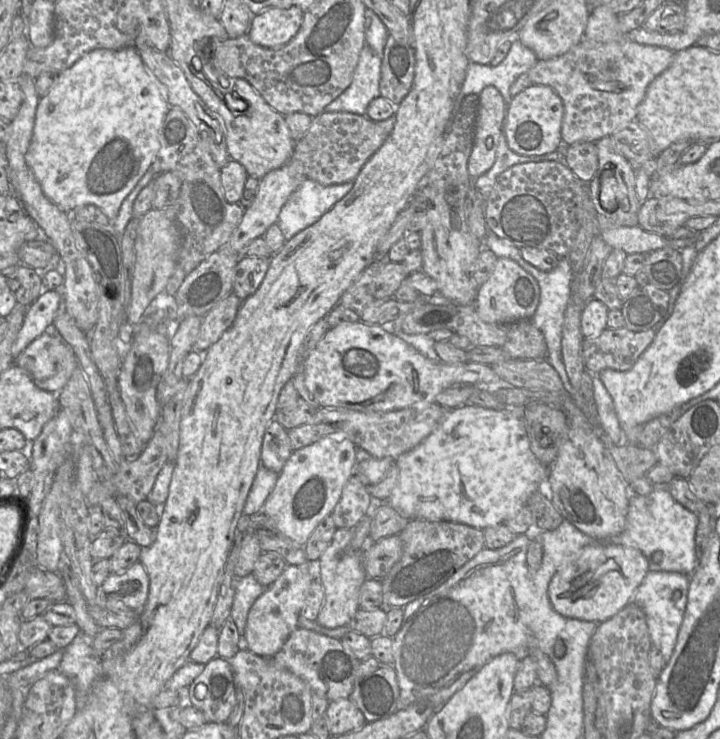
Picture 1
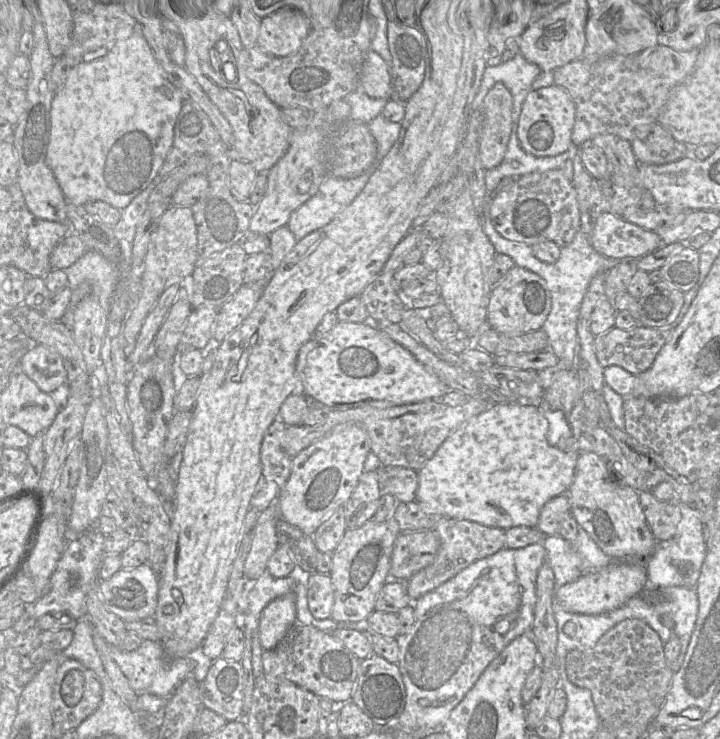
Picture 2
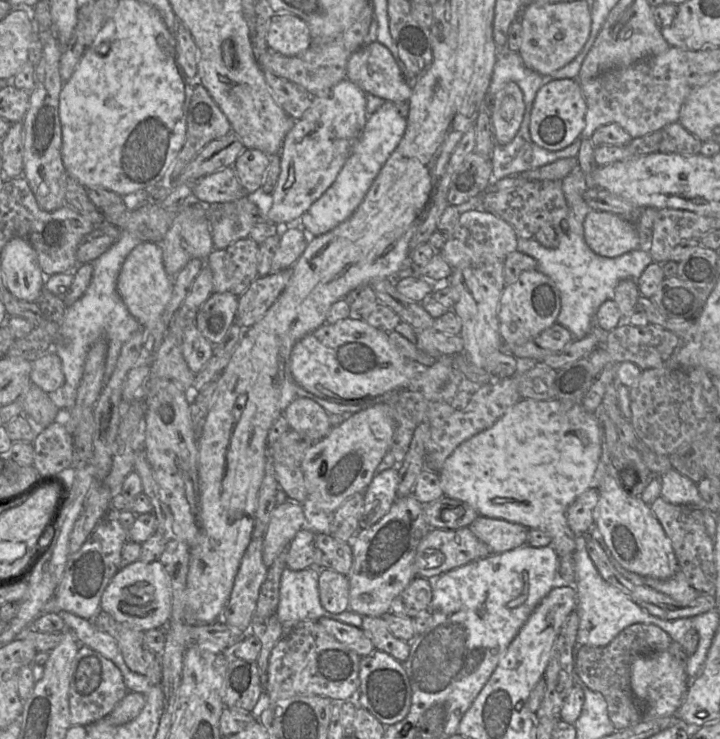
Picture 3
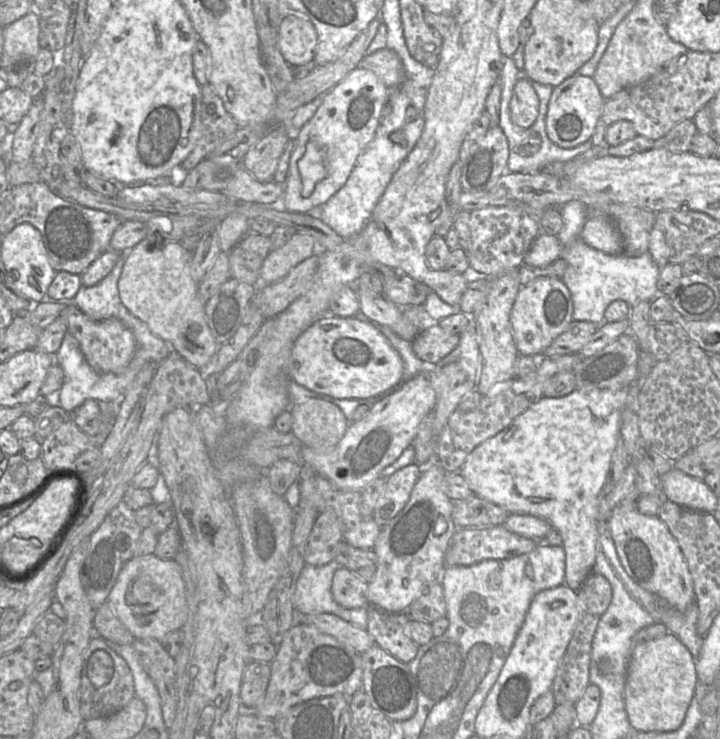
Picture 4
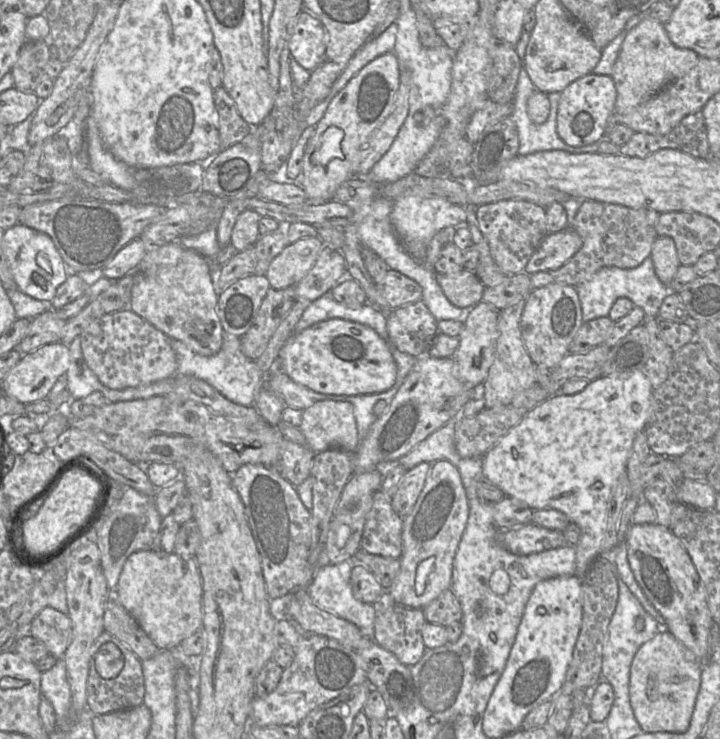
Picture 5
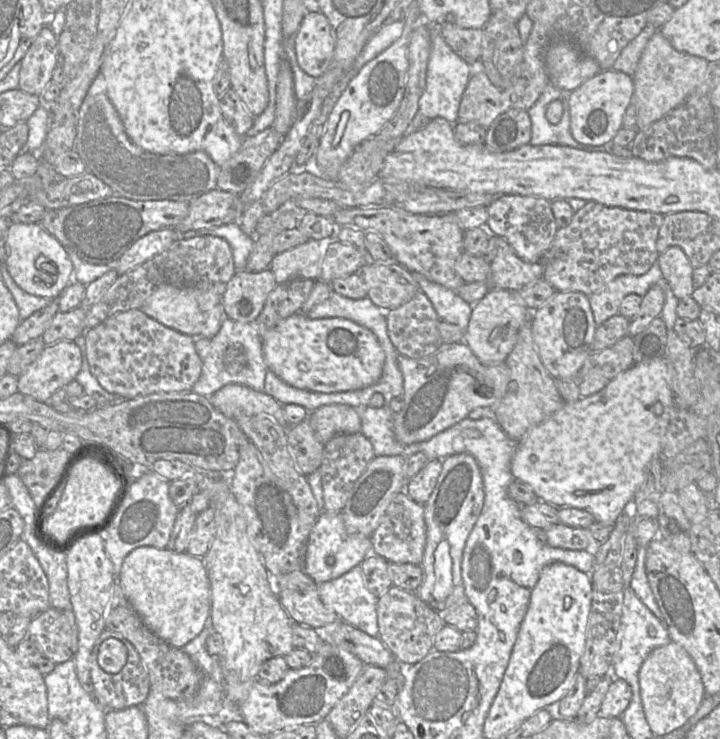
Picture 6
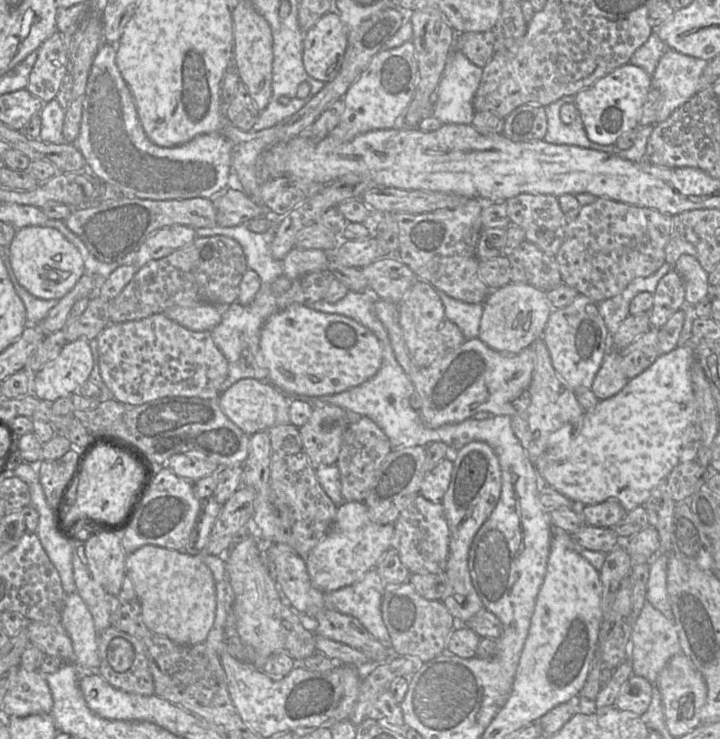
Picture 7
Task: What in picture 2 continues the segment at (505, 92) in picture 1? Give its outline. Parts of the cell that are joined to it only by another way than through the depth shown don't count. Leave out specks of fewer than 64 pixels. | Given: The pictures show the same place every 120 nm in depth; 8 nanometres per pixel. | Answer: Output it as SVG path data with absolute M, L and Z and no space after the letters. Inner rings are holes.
M519 51L496 66L487 65L478 92L473 100L472 116L481 116L482 103L488 91L497 82L502 82L513 97L512 122L519 122L523 102L532 89L532 82L540 74L538 65L528 61Z

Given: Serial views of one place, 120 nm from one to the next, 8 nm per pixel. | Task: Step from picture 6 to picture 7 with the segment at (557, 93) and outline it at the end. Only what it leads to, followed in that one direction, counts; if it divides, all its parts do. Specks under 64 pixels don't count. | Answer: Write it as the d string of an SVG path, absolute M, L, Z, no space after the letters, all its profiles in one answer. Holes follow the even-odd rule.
M572 95L564 96L559 100L545 106L547 120L548 120L548 127L547 127L546 135L543 138L544 141L552 144L575 145L575 146L580 146L588 149L599 150L599 151L610 152L610 153L612 153L615 149L618 149L618 147L615 144L602 145L589 140L580 115L578 115L572 123L564 124L560 119L559 113L560 113L560 108L564 104L568 104L568 103L575 103L575 96Z

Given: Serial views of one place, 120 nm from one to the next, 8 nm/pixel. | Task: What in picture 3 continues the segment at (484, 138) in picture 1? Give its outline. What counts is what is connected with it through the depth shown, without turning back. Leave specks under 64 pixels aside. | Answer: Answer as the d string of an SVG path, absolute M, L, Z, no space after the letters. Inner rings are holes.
M508 82L496 94L492 111L493 135L497 143L508 144L516 136L525 112L523 93L515 82Z

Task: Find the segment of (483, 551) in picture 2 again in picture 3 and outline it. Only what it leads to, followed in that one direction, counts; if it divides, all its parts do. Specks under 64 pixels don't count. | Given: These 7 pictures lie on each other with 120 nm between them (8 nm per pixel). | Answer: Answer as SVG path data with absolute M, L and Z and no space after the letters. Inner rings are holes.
M478 516L468 527L489 547L491 554L524 546L529 530L521 524L484 516Z

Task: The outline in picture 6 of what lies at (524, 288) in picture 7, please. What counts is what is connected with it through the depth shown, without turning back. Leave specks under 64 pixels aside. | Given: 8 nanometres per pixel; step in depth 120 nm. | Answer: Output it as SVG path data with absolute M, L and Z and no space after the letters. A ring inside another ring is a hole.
M491 288L473 305L463 341L481 363L495 365L504 362L517 342L520 327L530 322L531 313L518 291Z

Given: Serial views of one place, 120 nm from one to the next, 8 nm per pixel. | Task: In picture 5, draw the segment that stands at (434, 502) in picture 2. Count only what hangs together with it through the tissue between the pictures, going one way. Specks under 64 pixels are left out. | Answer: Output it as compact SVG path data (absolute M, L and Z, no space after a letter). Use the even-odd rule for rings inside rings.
M641 369L601 376L589 381L578 393L555 394L537 404L482 456L483 479L499 487L506 496L525 502L533 510L559 510L580 528L580 538L574 548L575 576L581 579L593 562L603 555L612 488L618 477L627 470L627 460L636 434L644 430L649 421L653 390Z

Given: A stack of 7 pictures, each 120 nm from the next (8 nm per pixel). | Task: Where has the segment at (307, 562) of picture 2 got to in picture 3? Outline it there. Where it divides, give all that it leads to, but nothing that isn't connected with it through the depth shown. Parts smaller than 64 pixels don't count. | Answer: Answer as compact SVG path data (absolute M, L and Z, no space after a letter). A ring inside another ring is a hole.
M315 534L314 551L313 567L331 569L347 576L353 563L353 553L348 542L328 534Z

